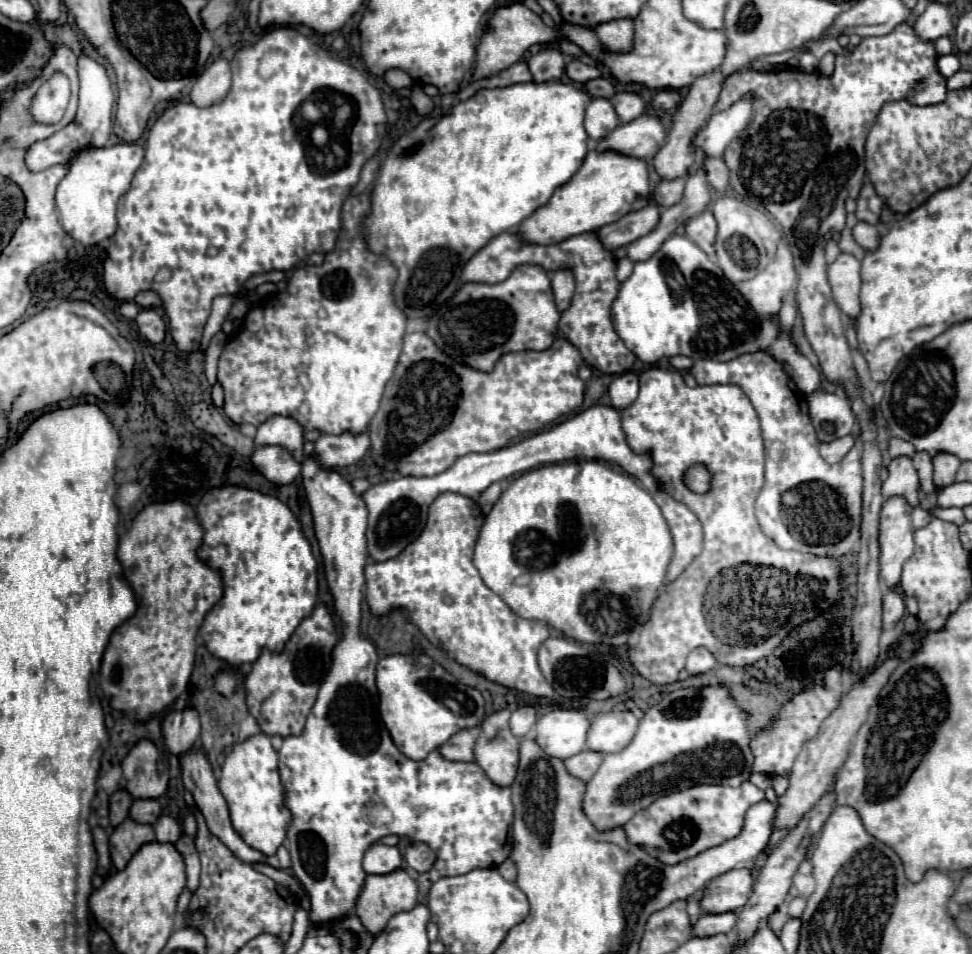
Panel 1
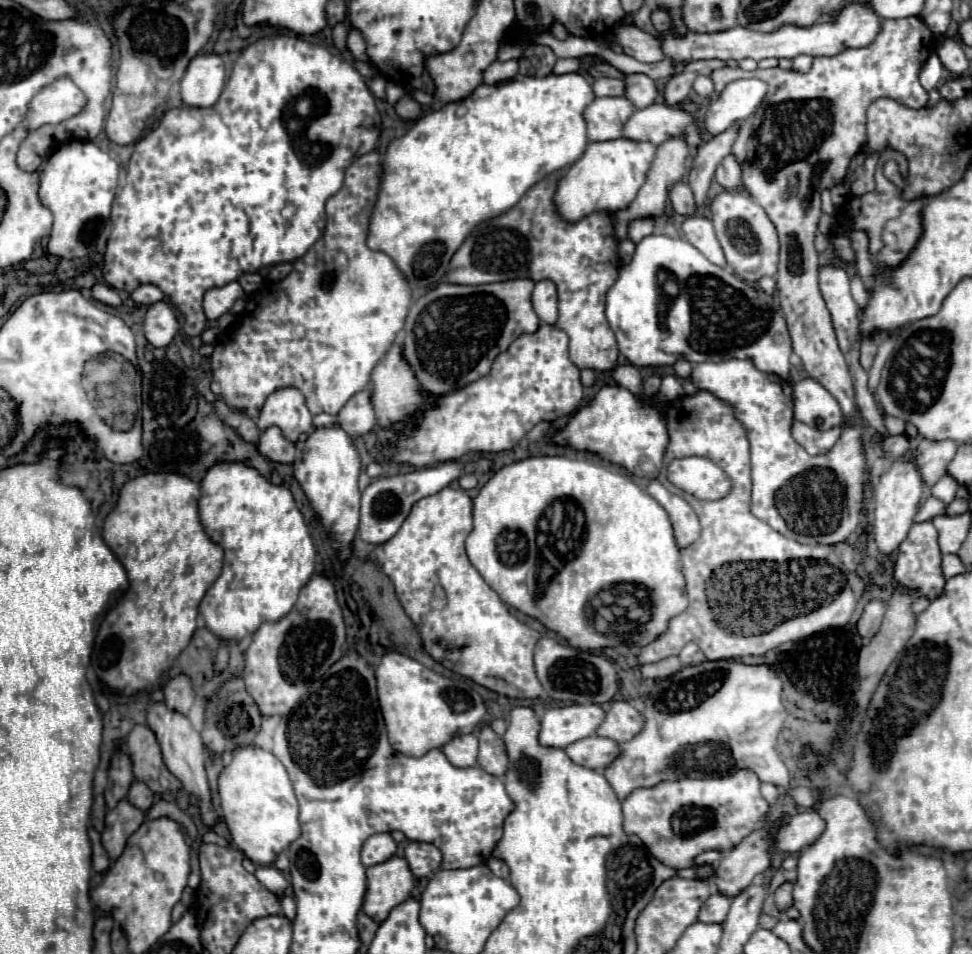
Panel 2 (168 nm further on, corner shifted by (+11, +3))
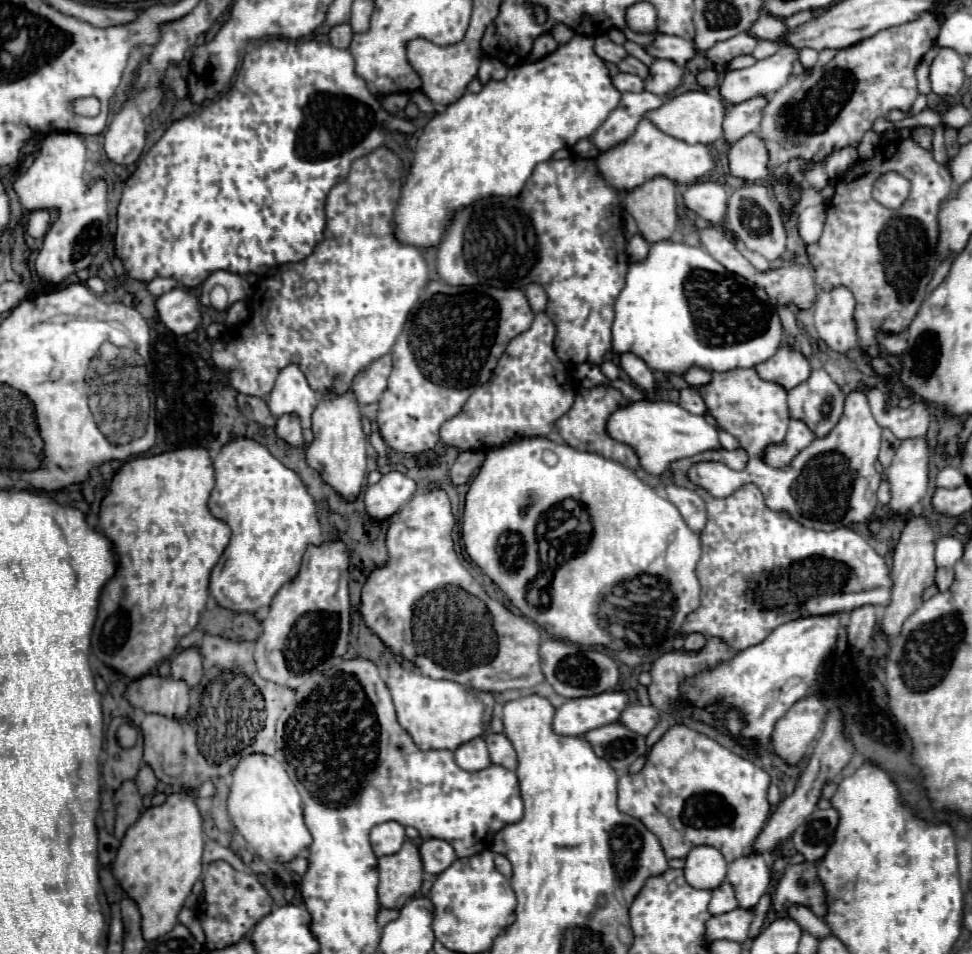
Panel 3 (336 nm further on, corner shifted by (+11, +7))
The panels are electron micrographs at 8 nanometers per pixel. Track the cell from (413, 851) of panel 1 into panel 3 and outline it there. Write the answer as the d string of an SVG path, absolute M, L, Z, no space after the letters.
M435 838L425 840L419 846L419 850L421 850L425 872L429 872L429 874L441 874L443 870L447 870L457 860L453 846L445 840L435 840Z

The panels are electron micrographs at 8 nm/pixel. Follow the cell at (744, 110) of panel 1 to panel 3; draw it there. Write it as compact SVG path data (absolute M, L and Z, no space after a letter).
M781 44L773 56L759 60L751 68L729 70L719 86L721 98L727 104L739 104L741 100L749 100L749 96L757 96L757 92L773 94L789 80L799 54L799 48Z

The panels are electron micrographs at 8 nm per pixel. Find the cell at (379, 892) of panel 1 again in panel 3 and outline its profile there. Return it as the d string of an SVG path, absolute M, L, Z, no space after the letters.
M407 840L397 854L379 860L379 902L383 908L401 908L421 890L423 862L415 842Z

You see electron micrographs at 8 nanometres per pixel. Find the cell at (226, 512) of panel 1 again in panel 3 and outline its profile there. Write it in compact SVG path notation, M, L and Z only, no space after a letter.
M237 436L229 440L213 460L215 466L215 488L209 498L209 510L219 520L231 526L231 540L225 548L219 564L211 572L209 592L215 602L223 608L235 612L257 612L263 606L269 606L273 596L279 592L285 580L291 580L301 566L301 558L309 544L321 544L321 524L317 518L317 506L313 496L307 492L301 478L281 464L265 444Z

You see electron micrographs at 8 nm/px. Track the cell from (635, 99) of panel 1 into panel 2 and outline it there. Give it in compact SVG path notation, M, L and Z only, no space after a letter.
M627 74L625 76L625 98L635 108L647 108L657 98L657 84L645 74Z

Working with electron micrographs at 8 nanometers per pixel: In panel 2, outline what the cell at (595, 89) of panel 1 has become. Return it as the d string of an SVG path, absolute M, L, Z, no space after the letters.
M599 78L591 88L595 96L623 96L623 80L619 78Z

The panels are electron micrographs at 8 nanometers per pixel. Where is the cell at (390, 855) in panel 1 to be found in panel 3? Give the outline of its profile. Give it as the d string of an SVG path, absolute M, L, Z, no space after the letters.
M393 820L377 824L371 830L371 844L373 844L373 850L379 858L399 852L405 838L407 838L405 828L399 822L393 822Z

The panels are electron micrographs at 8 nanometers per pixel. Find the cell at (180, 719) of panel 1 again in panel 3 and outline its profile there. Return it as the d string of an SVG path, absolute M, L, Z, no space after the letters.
M187 648L179 656L175 656L171 660L171 676L177 680L185 680L189 686L199 684L203 676L201 652L197 648Z

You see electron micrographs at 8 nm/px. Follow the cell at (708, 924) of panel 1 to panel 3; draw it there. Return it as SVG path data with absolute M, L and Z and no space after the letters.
M723 882L723 884L721 884L719 888L715 888L711 894L713 894L713 898L711 898L711 902L709 902L709 912L711 912L713 916L731 912L731 910L735 910L735 908L739 906L739 900L735 898L735 890L733 890L733 886L731 886L729 882Z

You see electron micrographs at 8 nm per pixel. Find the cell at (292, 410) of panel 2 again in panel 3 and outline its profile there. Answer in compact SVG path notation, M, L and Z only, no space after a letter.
M289 364L287 368L281 370L275 388L269 394L269 408L273 416L283 416L283 414L297 414L301 416L301 424L305 428L311 428L311 414L319 402L319 394L311 390L305 374L297 364Z

